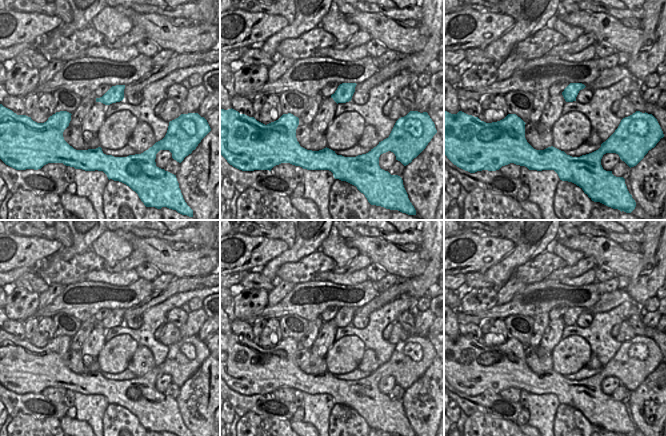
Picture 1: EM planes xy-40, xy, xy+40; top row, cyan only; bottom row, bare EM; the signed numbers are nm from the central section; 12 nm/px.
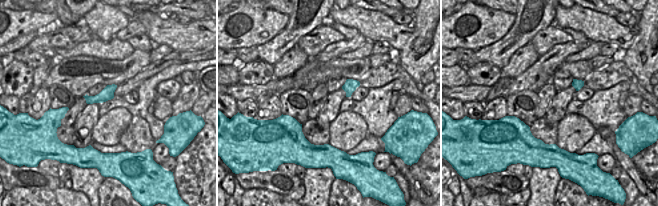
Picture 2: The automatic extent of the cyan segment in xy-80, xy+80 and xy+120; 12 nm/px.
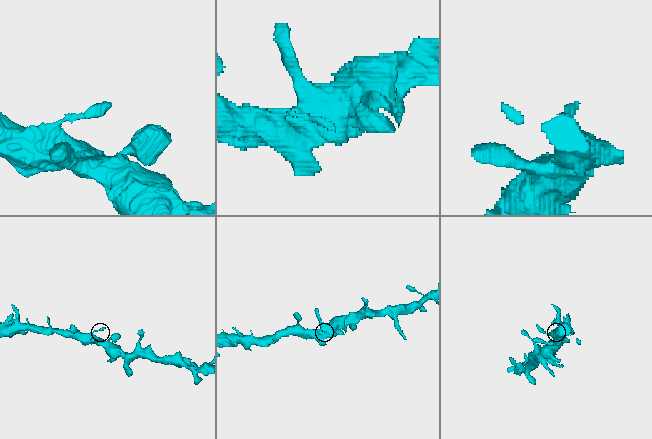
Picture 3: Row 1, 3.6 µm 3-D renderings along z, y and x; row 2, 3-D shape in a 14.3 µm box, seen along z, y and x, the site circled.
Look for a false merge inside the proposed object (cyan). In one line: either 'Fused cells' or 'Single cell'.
Single cell

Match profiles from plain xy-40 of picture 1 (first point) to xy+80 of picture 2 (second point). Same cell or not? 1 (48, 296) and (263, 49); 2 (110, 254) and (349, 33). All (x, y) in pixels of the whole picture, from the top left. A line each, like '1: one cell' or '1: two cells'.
1: two cells
2: one cell

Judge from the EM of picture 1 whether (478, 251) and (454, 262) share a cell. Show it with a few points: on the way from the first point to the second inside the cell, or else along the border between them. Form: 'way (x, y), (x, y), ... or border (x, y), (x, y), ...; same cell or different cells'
way (472, 252), (465, 253), (460, 258); same cell

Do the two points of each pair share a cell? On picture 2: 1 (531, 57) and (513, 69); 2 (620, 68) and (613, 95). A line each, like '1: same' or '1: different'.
1: same
2: different

